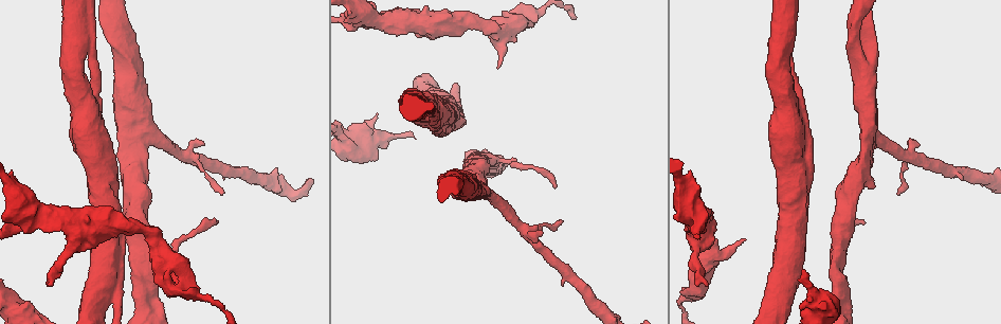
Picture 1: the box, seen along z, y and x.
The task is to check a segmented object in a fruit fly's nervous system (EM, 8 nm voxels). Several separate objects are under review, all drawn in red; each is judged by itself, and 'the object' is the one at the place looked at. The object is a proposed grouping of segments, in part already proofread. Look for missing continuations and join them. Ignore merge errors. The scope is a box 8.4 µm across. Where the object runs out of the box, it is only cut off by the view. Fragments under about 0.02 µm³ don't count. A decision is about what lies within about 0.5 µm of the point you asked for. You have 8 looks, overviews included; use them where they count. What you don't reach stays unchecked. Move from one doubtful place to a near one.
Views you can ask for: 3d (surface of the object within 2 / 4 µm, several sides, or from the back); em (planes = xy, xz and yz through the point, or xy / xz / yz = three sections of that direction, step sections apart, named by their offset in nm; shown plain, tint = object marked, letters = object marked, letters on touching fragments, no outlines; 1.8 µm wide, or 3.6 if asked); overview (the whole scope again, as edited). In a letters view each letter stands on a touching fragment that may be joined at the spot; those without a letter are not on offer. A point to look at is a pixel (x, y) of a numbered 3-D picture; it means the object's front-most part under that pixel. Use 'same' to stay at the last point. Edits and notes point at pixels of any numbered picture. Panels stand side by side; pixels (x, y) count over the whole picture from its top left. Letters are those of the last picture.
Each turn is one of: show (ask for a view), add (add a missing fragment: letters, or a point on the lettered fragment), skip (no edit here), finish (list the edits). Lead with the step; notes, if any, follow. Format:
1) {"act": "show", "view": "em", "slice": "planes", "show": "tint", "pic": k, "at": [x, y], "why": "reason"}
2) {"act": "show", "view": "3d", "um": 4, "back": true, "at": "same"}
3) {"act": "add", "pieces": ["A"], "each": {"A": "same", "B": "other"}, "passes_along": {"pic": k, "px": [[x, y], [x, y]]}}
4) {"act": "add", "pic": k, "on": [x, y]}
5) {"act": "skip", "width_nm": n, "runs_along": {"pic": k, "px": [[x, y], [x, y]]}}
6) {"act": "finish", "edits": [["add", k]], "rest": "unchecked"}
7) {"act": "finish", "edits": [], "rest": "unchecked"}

{"act": "show", "view": "3d", "um": 2, "back": true, "pic": 1, "at": [874, 25], "why": "branch stops here"}

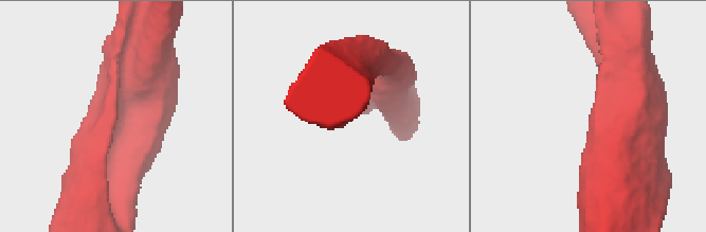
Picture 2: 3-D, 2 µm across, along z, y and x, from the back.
{"act": "show", "view": "em", "slice": "planes", "show": "letters", "pic": 2, "at": [593, 113], "why": "now the EM"}

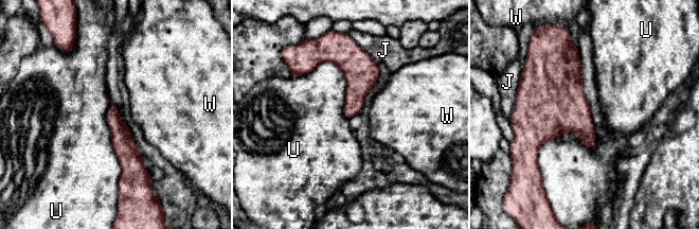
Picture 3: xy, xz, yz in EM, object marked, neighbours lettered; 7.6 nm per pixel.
{"act": "skip", "each": {"J": "other", "U": "other", "W": "other"}, "runs_along": {"pic": 3, "px": [[111, 108], [126, 151], [125, 177]]}, "found": "no lettered fragment goes on from it"}

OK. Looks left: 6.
{"act": "show", "view": "em", "slice": "planes", "show": "tint", "pic": 1, "at": [542, 232], "why": "an open end"}

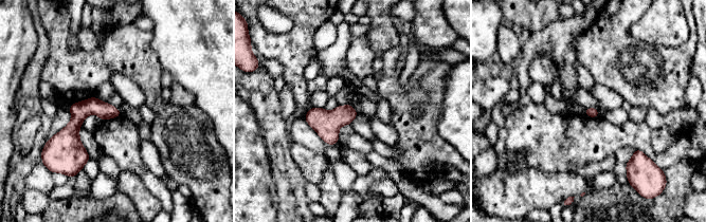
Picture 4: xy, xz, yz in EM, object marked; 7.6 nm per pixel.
{"act": "show", "view": "em", "slice": "planes", "show": "letters", "at": "same"}

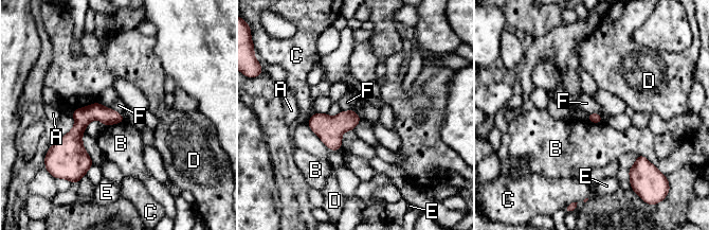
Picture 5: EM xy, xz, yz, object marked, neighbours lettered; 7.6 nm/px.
{"act": "skip", "longest_contact_nm": ["D", 200], "each": {"A": "other", "B": "other", "C": "other", "D": "other", "E": "other", "F": "other"}, "runs_along": {"pic": 5, "px": [[121, 119], [90, 116], [65, 151]]}, "found": "no lettered fragment goes on from it"}

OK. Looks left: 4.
{"act": "show", "view": "em", "slice": "planes", "show": "tint", "pic": 1, "at": [171, 294], "why": "touches itself"}

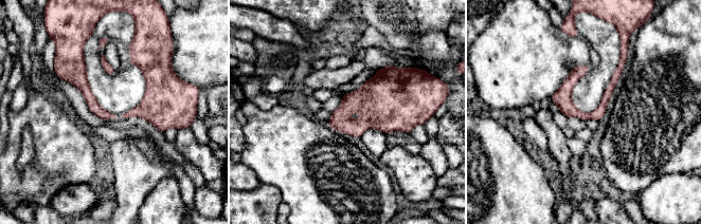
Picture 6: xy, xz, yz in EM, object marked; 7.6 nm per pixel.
{"act": "show", "view": "em", "slice": "planes", "show": "letters", "at": "same", "why": "what lies round it"}

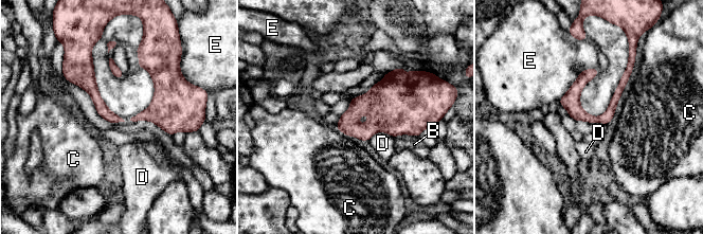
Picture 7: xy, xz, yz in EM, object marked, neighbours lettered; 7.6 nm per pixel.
{"act": "skip", "each": {"B": "other", "C": "other", "D": "other", "E": "other"}, "border": {"pic": 7, "px": [[335, 127], [348, 137]]}, "found": "no lettered fragment goes on from it"}

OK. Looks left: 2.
{"act": "finish", "edits": [], "rest": "unchecked"}

